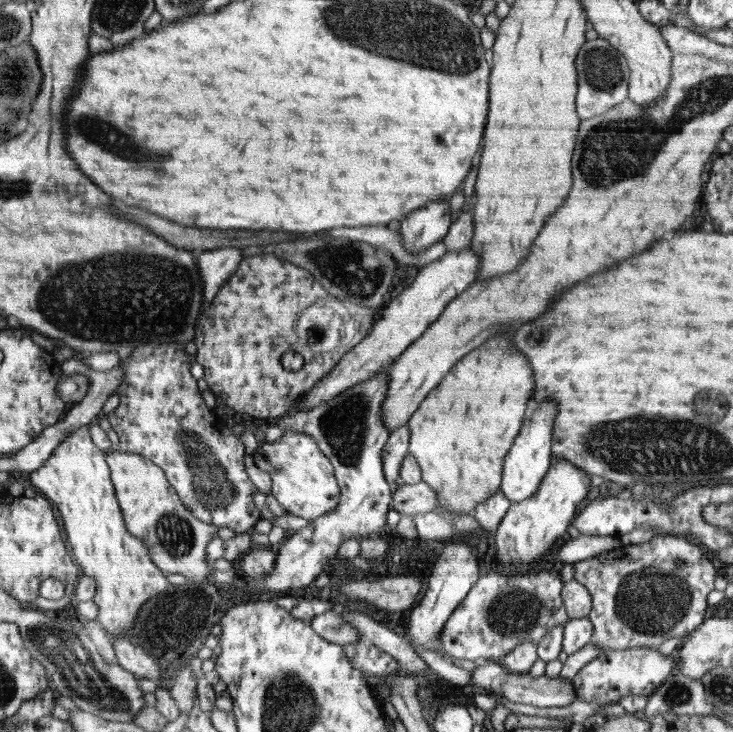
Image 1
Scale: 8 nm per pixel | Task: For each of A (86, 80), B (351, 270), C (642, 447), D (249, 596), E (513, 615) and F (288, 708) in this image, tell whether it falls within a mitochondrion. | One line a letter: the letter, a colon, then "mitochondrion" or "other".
A: other
B: mitochondrion
C: mitochondrion
D: other
E: mitochondrion
F: mitochondrion

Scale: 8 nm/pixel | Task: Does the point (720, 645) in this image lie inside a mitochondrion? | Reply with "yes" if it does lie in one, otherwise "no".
no

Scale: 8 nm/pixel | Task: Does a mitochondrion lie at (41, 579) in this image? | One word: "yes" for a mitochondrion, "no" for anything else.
no

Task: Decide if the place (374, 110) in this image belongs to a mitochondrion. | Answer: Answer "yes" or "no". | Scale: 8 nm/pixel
no

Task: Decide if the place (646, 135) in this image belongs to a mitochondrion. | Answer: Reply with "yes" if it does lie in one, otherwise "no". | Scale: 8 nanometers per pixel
yes

